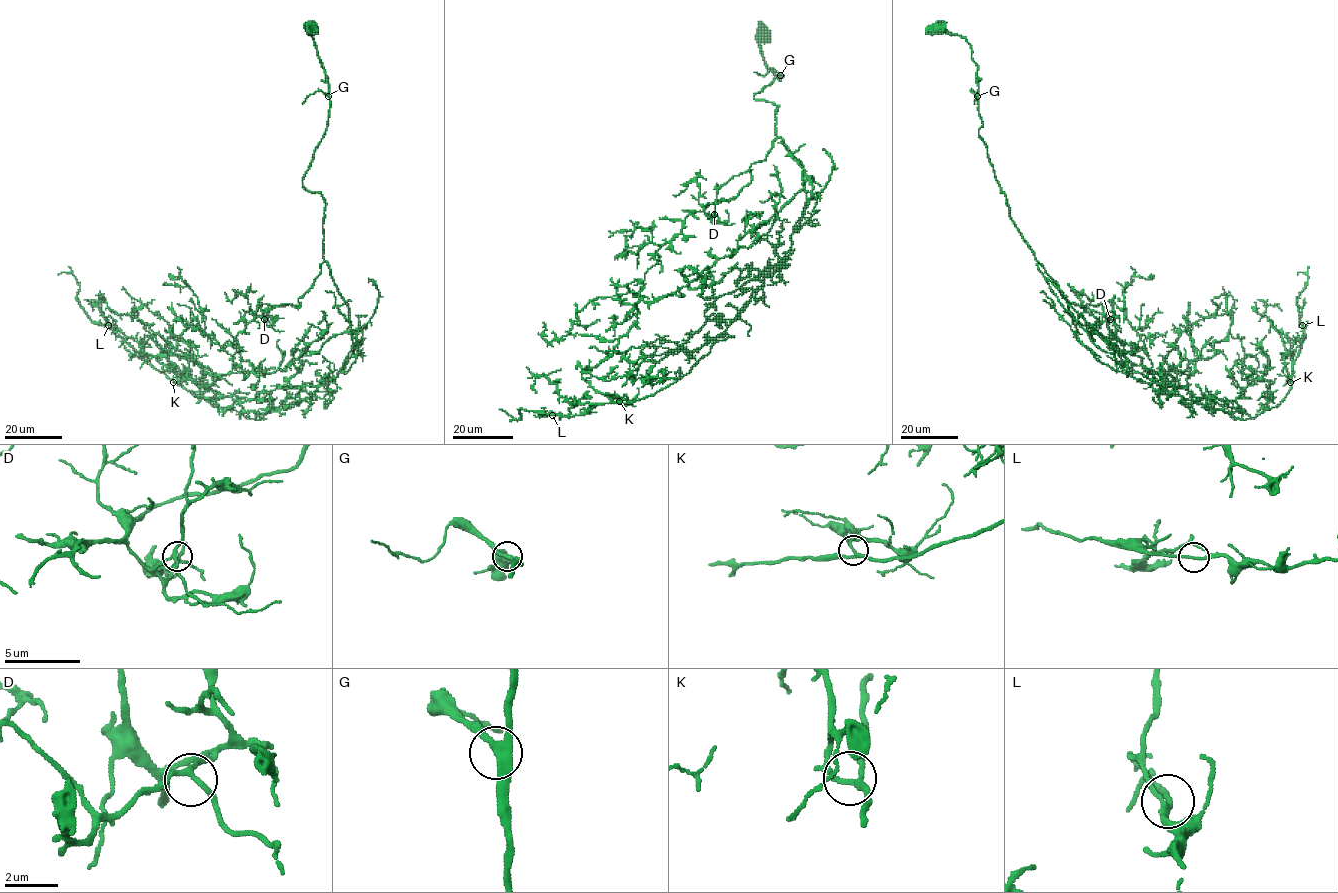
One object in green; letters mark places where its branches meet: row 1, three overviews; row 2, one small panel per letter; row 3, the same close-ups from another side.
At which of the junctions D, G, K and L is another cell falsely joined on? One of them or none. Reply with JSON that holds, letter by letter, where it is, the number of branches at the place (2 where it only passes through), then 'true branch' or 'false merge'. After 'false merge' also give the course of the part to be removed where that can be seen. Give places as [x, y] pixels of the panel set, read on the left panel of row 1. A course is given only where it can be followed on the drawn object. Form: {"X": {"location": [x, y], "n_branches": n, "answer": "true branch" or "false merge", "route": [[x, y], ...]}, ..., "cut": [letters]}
{"D": {"location": [264, 319], "n_branches": 3, "answer": "true branch"}, "G": {"location": [328, 96], "n_branches": 3, "answer": "true branch"}, "K": {"location": [173, 382], "n_branches": 3, "answer": "true branch"}, "L": {"location": [108, 325], "n_branches": 3, "answer": "true branch"}, "cut": []}

